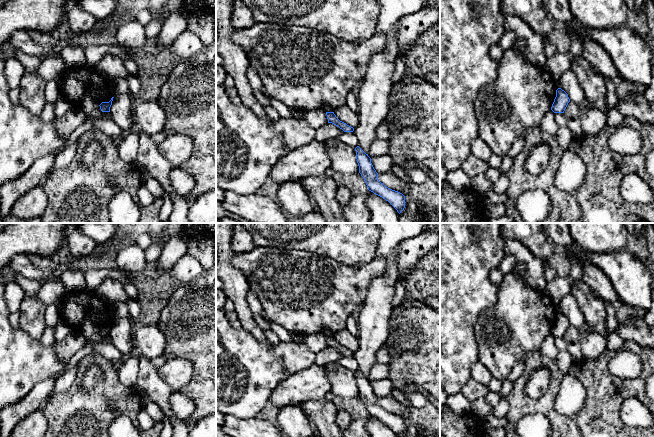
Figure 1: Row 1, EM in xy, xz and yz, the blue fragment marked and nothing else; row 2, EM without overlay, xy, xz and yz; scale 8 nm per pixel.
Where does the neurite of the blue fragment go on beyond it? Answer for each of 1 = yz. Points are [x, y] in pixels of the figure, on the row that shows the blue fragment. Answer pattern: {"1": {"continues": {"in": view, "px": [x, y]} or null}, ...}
{"1": {"continues": null}}

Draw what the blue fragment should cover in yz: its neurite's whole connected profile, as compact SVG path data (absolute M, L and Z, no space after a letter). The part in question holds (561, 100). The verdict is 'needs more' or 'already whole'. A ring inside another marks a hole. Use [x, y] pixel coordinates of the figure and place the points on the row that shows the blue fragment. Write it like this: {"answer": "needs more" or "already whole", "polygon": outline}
{"answer": "already whole", "polygon": "M558 88L556 90L556 97L552 104L551 110L554 113L564 113L569 102L570 99L568 97L568 94L561 88Z"}

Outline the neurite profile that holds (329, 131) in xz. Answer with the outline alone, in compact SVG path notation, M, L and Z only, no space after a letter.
M326 123L316 130L315 140L325 142L327 140L334 140L344 131L332 123Z

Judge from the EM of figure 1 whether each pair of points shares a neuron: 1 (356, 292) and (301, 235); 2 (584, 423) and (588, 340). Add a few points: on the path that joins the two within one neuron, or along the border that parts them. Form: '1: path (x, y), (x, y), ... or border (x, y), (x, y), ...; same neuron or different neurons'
1: border (298, 249), (320, 254), (343, 264); different neurons
2: border (606, 347), (597, 357), (583, 360); different neurons

